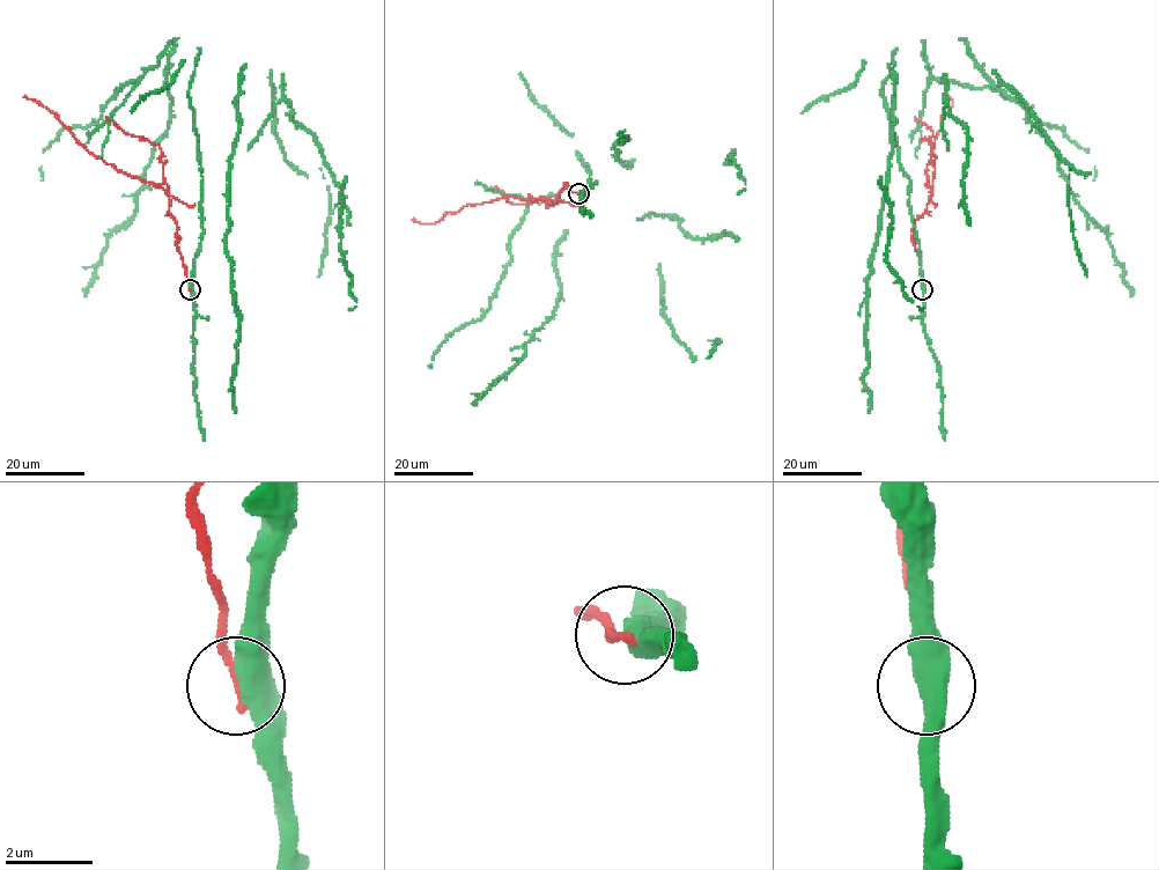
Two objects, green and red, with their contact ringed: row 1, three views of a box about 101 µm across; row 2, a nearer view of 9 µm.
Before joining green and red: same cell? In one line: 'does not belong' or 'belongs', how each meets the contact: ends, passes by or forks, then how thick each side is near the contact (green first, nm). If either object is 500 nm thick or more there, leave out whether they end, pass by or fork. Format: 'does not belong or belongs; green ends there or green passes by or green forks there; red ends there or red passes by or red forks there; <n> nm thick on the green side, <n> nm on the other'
does not belong; 500 nm thick on the green side, 200 nm on the other

